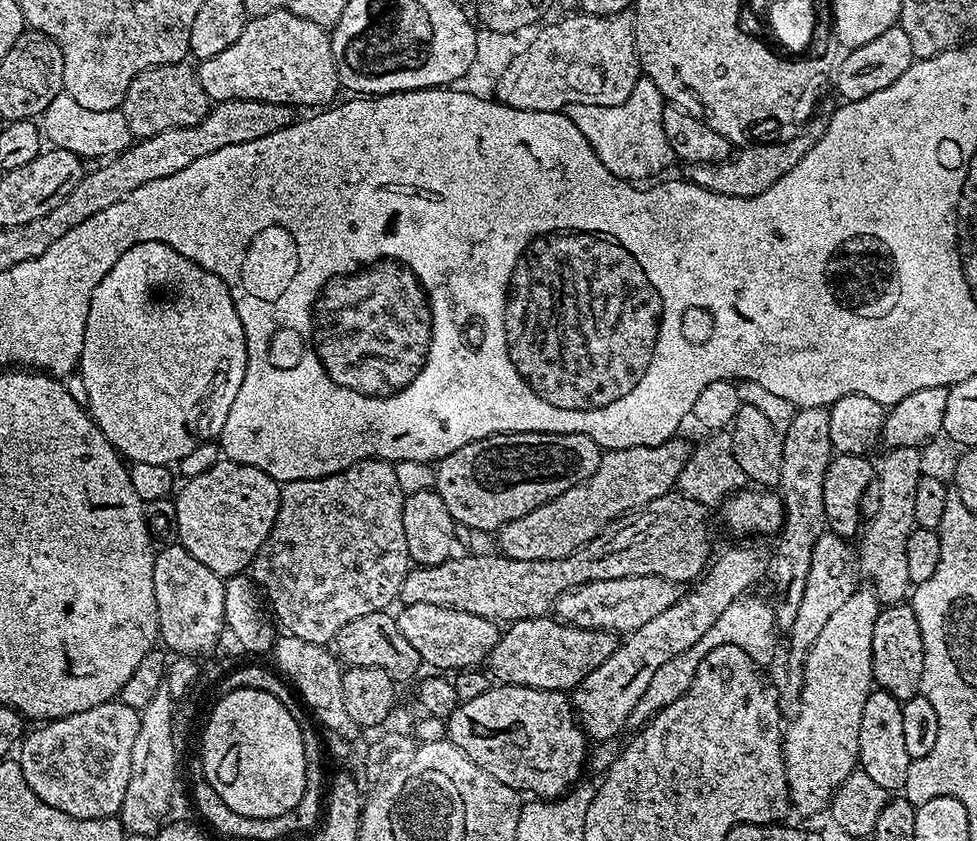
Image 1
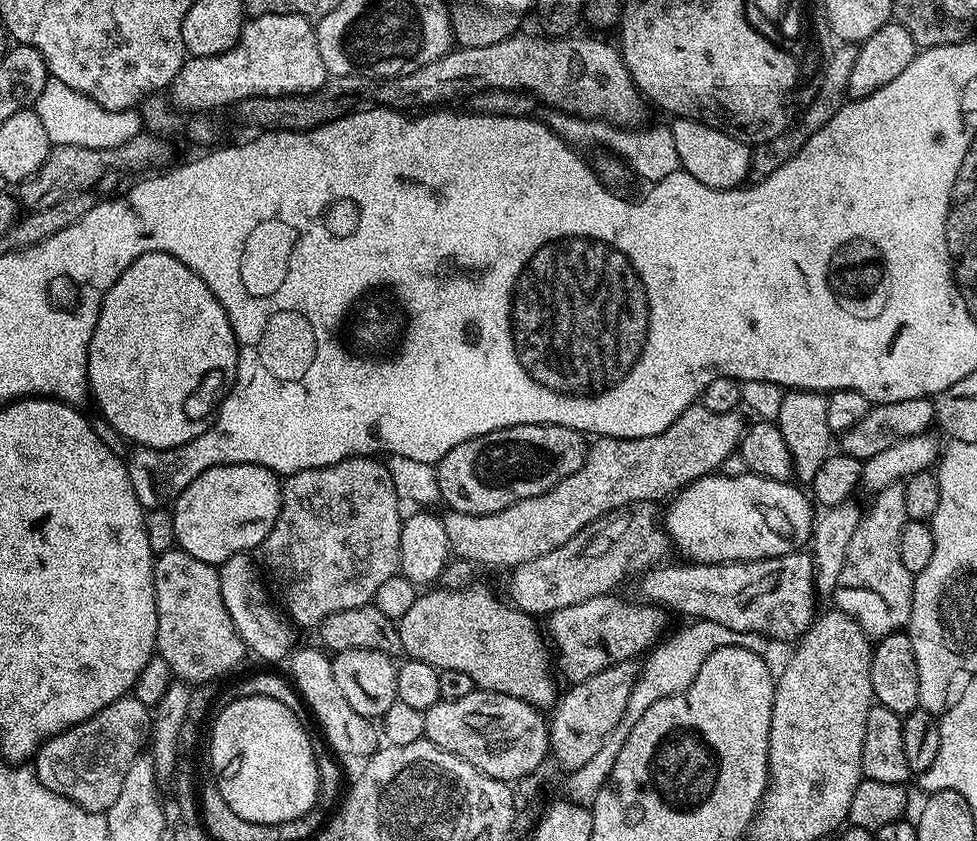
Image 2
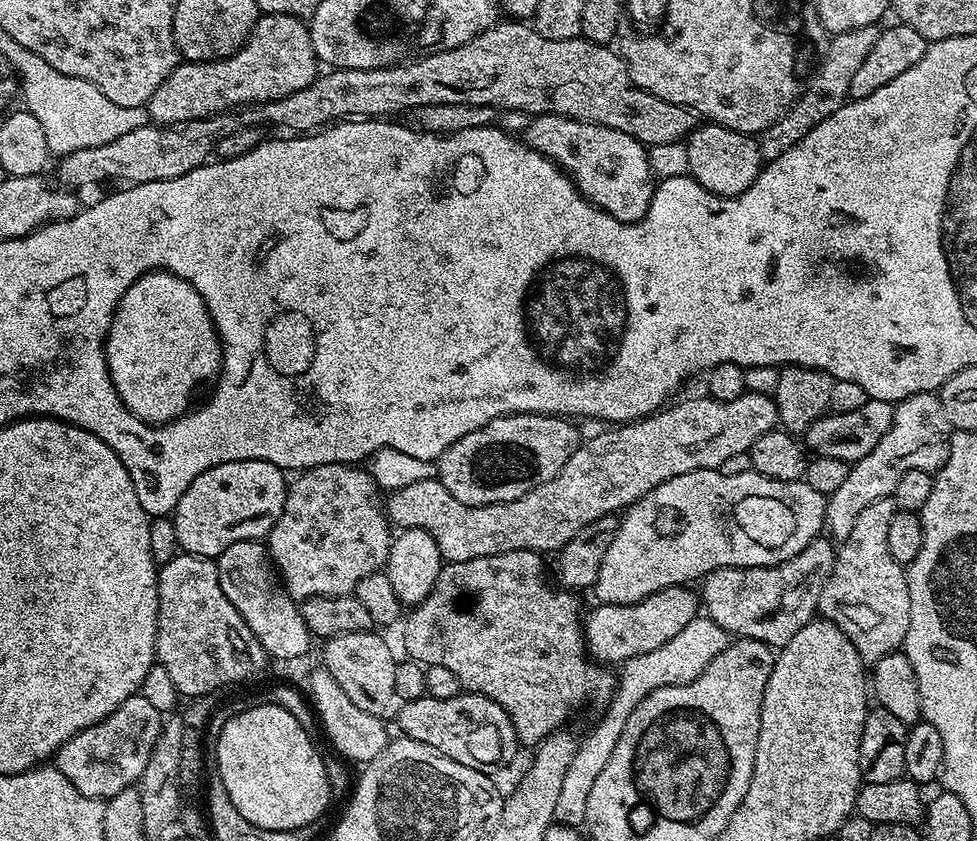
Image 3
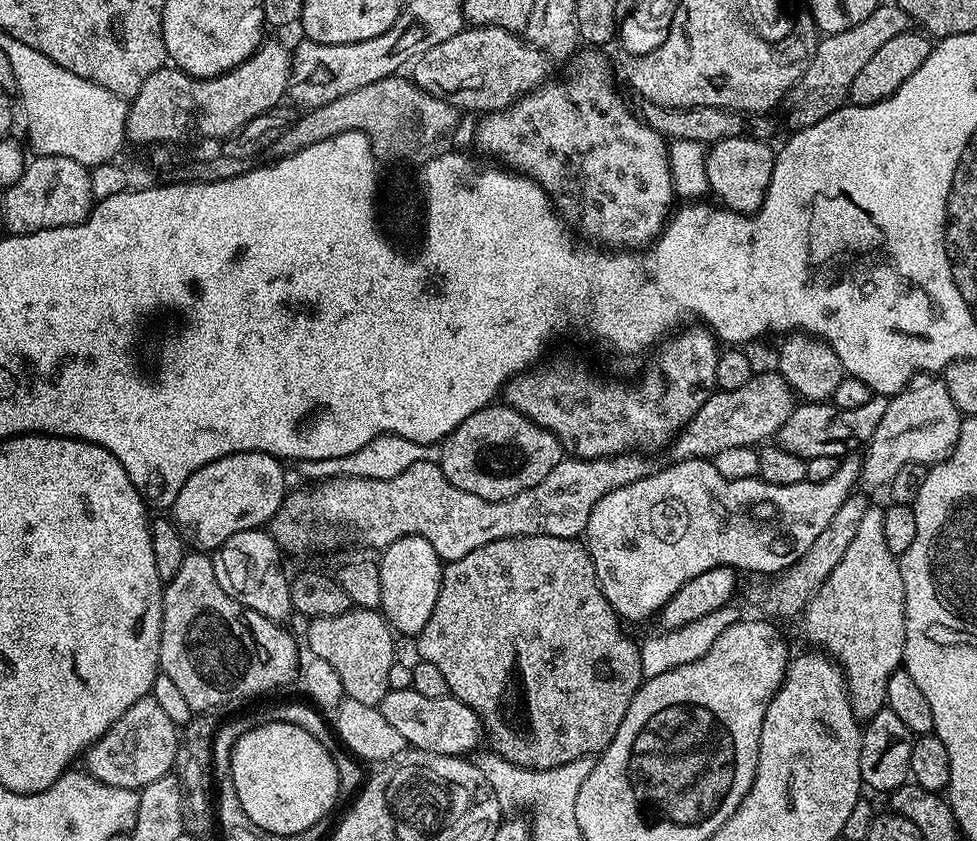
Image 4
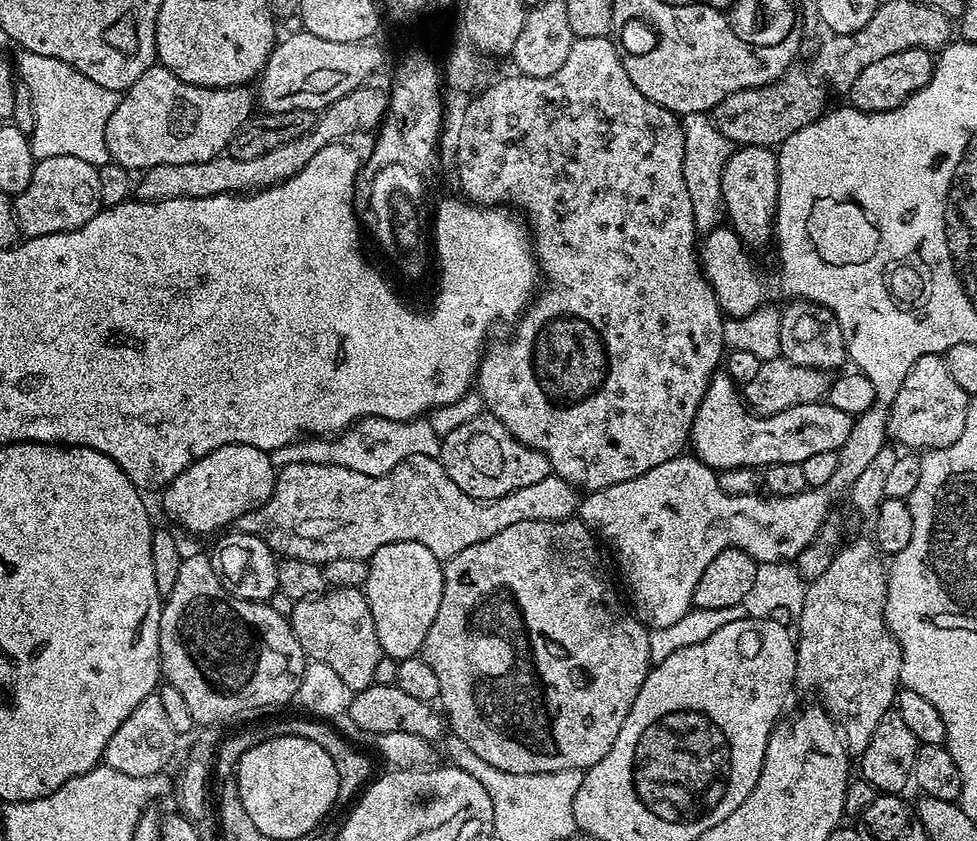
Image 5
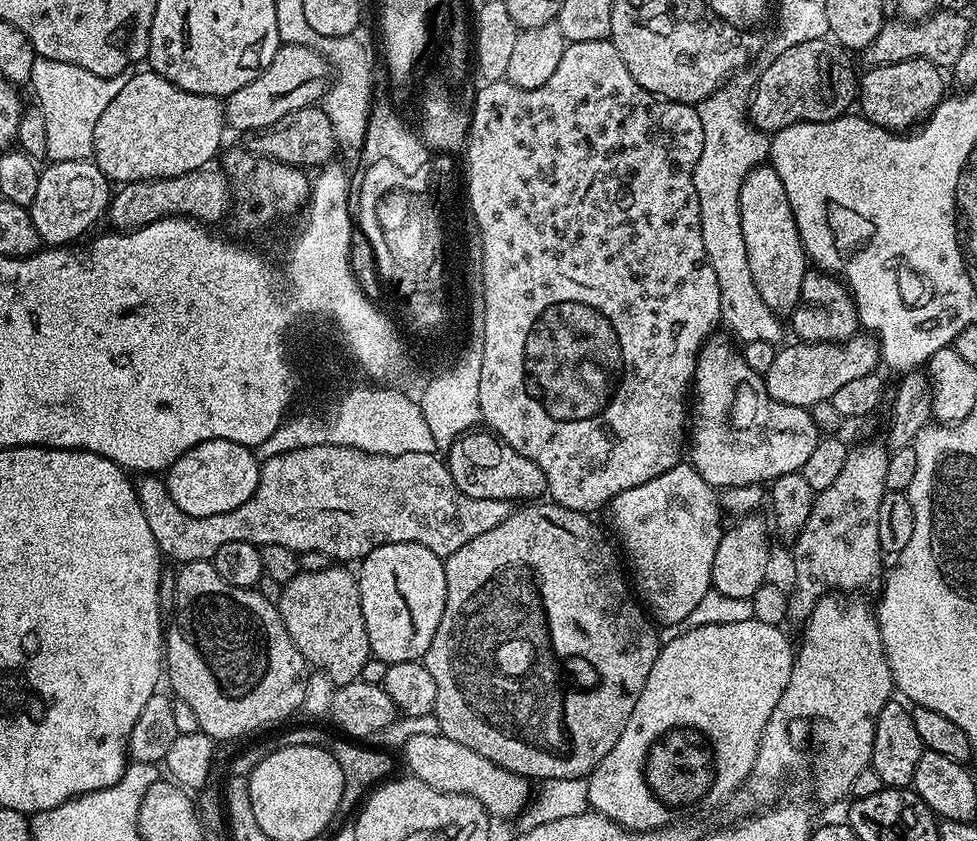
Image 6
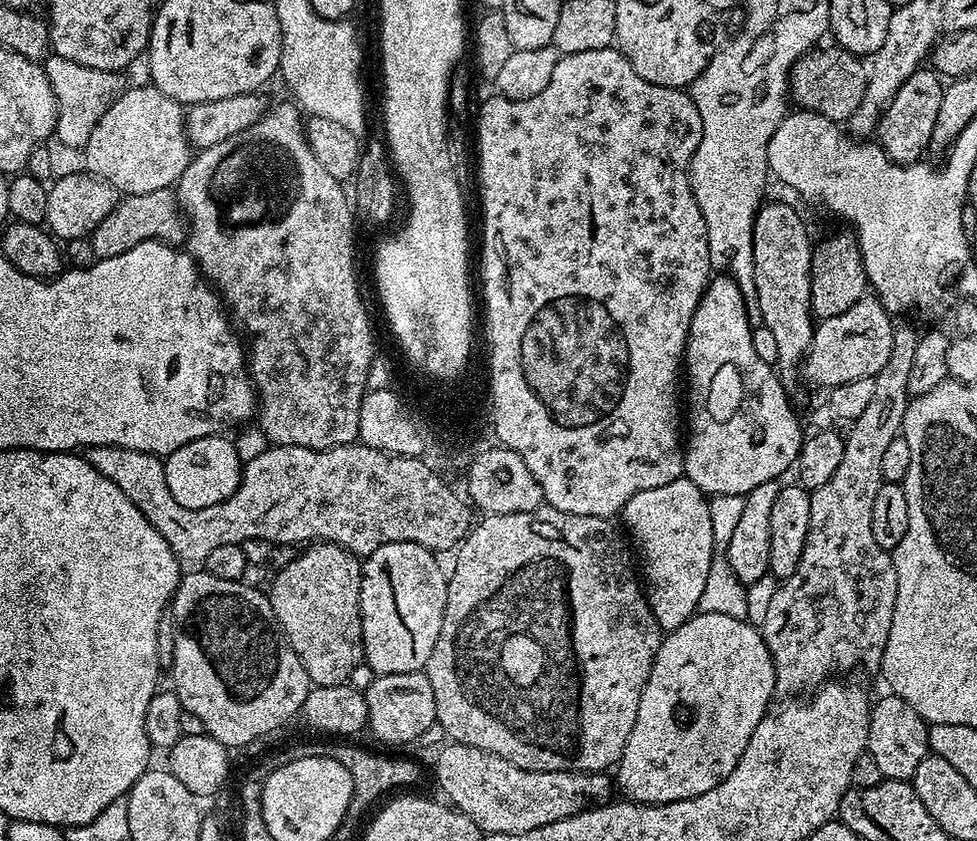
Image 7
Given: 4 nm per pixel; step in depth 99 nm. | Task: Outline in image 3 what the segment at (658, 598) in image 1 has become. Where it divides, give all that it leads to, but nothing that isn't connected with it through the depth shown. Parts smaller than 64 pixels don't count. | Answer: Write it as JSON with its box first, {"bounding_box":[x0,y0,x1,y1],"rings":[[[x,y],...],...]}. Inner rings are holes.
{"bounding_box":[702,535,837,650],"rings":[[[827,535],[811,540],[794,558],[774,566],[716,568],[703,577],[702,608],[733,637],[760,640],[779,650],[817,615],[822,586],[834,570],[837,545]]]}

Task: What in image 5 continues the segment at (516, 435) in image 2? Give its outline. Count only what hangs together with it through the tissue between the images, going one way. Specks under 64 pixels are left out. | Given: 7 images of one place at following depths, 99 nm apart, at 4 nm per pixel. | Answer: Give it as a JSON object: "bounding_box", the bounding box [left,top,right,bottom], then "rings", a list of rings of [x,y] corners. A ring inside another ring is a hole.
{"bounding_box":[438,414,553,500],"rings":[[[487,414],[472,416],[448,433],[445,431],[438,459],[454,486],[475,500],[502,498],[514,490],[522,490],[522,486],[534,486],[534,482],[542,482],[542,478],[553,475],[550,462],[542,453],[515,440],[498,418]]]}

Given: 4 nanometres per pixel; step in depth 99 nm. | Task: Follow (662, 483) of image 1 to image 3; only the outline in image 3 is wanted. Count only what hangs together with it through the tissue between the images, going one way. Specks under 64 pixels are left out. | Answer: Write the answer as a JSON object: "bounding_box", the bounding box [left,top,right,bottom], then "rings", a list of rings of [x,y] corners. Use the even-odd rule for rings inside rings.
{"bounding_box":[386,391,777,562],"rings":[[[747,391],[734,398],[734,402],[722,402],[701,394],[697,400],[684,400],[673,408],[665,406],[643,420],[624,422],[609,427],[612,428],[609,432],[600,432],[589,440],[587,437],[578,450],[570,454],[566,466],[562,466],[562,470],[550,478],[550,482],[542,482],[542,486],[522,494],[522,498],[517,500],[505,504],[483,504],[475,508],[466,502],[458,502],[458,498],[454,498],[454,494],[450,494],[450,490],[446,490],[446,486],[442,486],[437,478],[414,482],[414,486],[391,493],[386,500],[386,515],[397,529],[424,528],[426,534],[438,542],[440,555],[448,562],[466,562],[470,558],[506,554],[510,550],[555,553],[566,542],[570,542],[574,534],[599,525],[596,523],[611,512],[619,513],[627,509],[634,501],[650,494],[650,490],[662,486],[662,482],[670,482],[670,478],[678,478],[678,474],[690,474],[703,468],[723,469],[723,464],[730,463],[735,456],[743,457],[754,446],[754,442],[762,438],[762,434],[773,431],[777,424],[776,401],[769,393]]]}

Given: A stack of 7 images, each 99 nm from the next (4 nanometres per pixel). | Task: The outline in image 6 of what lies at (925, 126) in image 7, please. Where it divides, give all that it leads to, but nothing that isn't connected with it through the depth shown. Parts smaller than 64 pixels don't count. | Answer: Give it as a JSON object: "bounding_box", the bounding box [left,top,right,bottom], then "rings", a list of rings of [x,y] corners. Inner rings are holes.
{"bounding_box":[858,60,945,134],"rings":[[[903,60],[877,68],[869,67],[867,71],[858,80],[859,115],[891,132],[904,134],[915,129],[945,99],[945,73],[928,60]]]}

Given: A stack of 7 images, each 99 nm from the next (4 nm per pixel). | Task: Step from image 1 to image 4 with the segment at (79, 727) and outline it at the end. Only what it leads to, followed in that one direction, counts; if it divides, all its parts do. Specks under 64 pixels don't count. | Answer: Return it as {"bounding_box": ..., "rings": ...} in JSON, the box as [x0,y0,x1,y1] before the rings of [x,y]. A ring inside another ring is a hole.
{"bounding_box":[83,695,179,790],"rings":[[[152,695],[142,697],[102,738],[95,740],[83,753],[86,771],[98,782],[106,786],[118,786],[119,788],[135,788],[141,790],[148,783],[173,771],[176,747],[179,744],[178,725],[170,722],[158,702],[154,702]]]}

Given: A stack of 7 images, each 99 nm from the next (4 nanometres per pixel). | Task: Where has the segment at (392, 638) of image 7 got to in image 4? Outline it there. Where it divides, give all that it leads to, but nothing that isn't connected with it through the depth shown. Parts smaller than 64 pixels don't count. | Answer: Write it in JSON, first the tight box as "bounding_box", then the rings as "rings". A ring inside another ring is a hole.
{"bounding_box":[378,536,442,638],"rings":[[[421,536],[398,538],[389,548],[383,549],[378,563],[381,576],[381,600],[379,611],[392,625],[393,633],[409,638],[419,636],[430,614],[434,614],[434,602],[438,602],[442,561],[439,554]]]}

